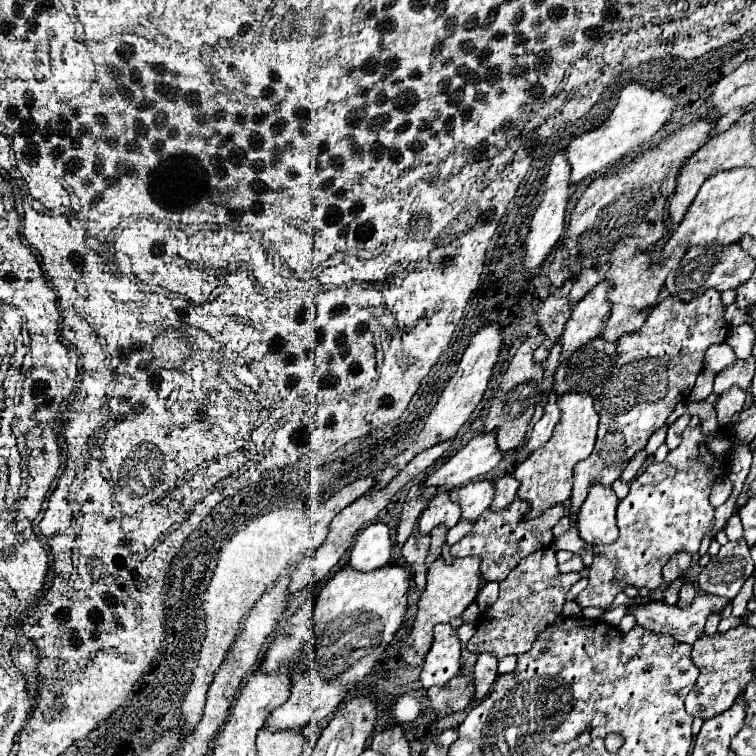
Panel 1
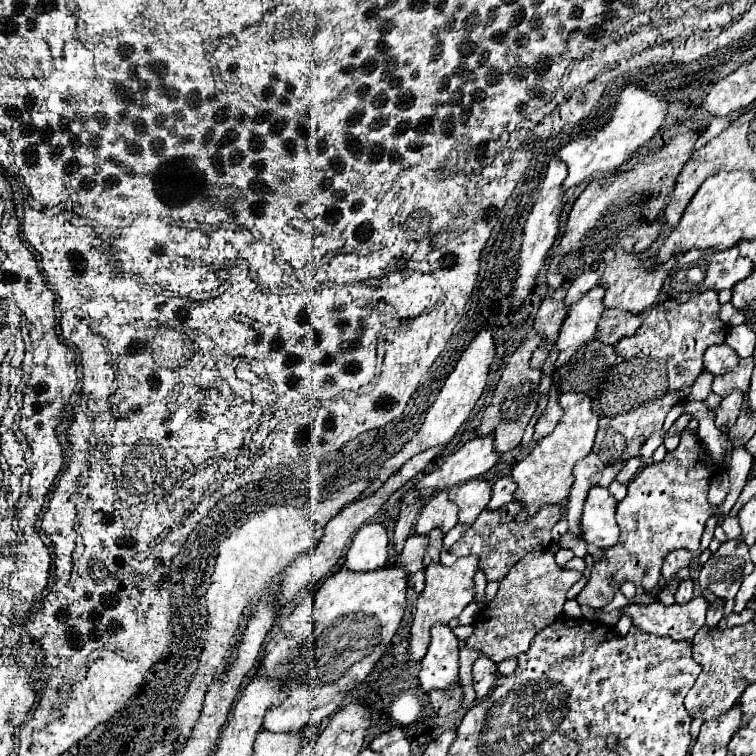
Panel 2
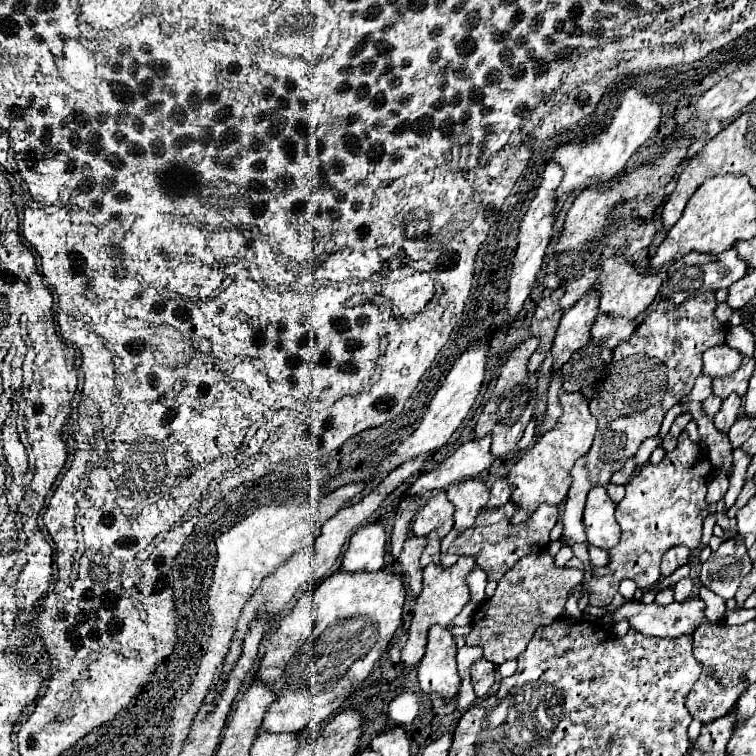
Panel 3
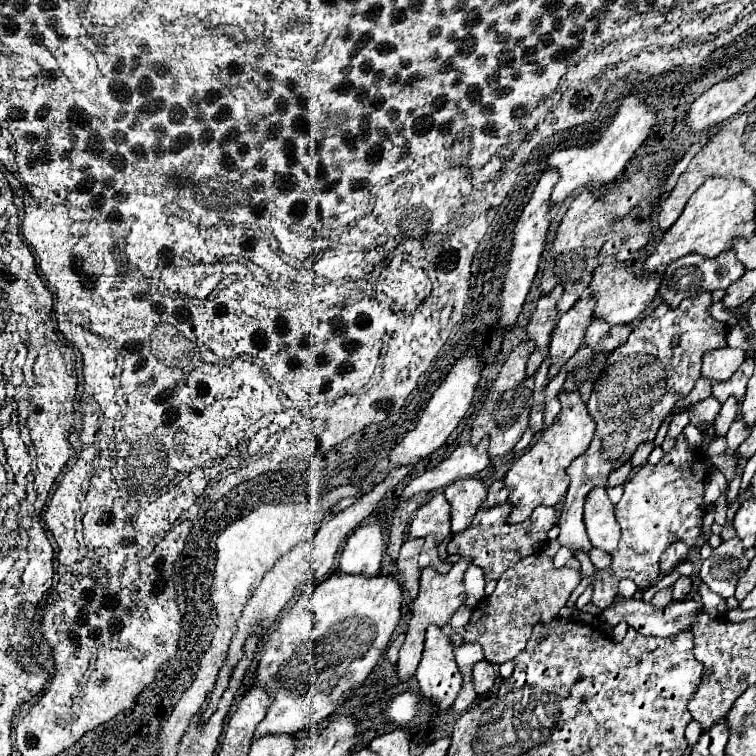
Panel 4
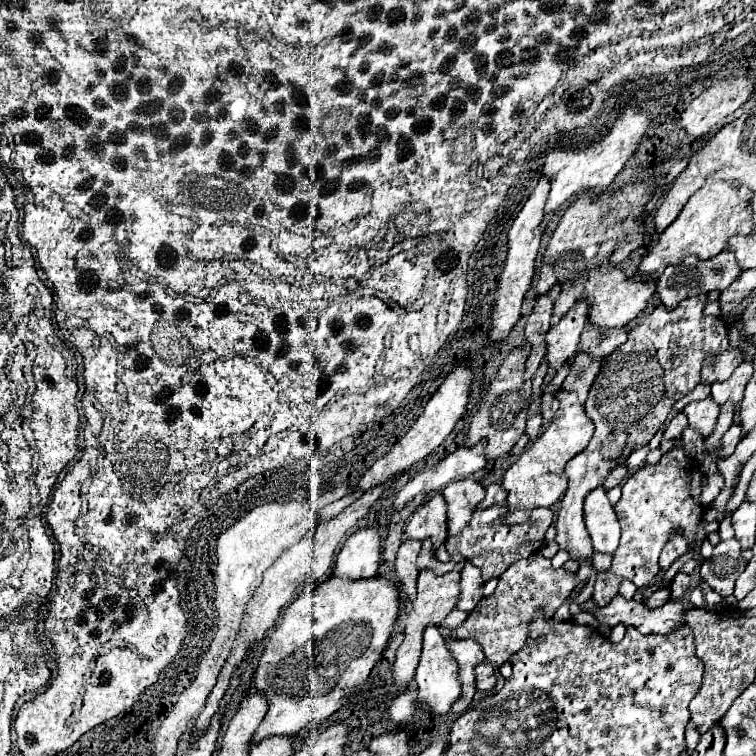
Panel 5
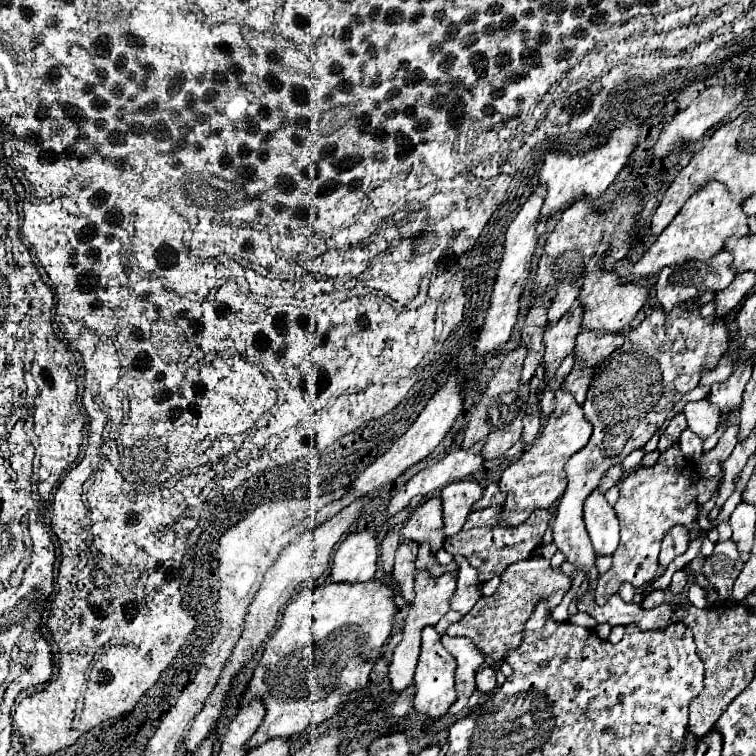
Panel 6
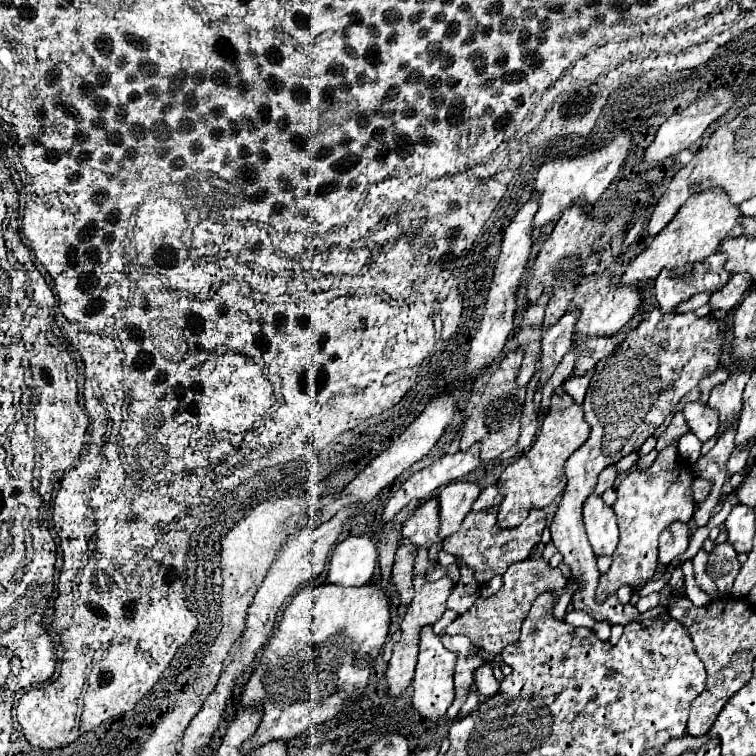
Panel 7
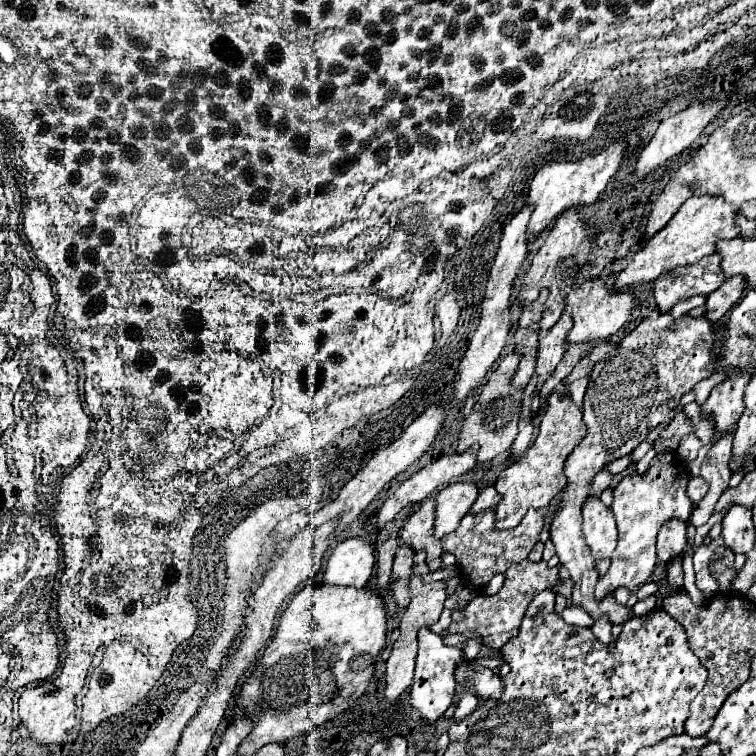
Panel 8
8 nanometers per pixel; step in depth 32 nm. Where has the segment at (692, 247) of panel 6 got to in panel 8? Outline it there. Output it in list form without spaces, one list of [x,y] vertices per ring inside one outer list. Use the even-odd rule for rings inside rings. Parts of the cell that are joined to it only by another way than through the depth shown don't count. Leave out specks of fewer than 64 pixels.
[[[694,196],[688,198],[684,206],[674,214],[674,218],[650,238],[650,242],[630,260],[628,268],[618,274],[616,288],[624,290],[636,284],[656,282],[664,270],[674,270],[680,266],[688,266],[698,262],[700,258],[716,252],[716,242],[722,238],[736,238],[740,228],[734,224],[734,216],[738,212],[722,198],[722,196]]]

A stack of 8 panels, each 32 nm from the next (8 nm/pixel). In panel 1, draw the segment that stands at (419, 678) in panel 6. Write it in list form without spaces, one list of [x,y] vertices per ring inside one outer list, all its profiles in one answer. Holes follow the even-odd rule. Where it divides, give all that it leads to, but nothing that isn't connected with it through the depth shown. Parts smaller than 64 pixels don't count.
[[[438,624],[434,628],[434,644],[426,656],[420,682],[424,688],[444,686],[460,670],[462,644],[456,628],[450,624]]]

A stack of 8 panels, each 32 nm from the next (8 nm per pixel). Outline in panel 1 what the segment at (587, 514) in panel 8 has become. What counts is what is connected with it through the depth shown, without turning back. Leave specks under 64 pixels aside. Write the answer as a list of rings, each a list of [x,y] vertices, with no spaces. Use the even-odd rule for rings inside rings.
[[[592,484],[576,516],[576,528],[586,544],[598,546],[598,544],[616,542],[618,538],[616,506],[618,506],[618,498],[612,486]]]

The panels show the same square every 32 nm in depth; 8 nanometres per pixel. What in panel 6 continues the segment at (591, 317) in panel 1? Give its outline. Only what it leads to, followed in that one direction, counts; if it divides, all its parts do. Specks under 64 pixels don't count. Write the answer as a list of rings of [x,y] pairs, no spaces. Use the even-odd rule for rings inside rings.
[[[574,304],[556,324],[550,324],[548,330],[544,332],[544,366],[546,366],[546,376],[552,376],[556,368],[562,364],[566,356],[574,352],[576,346],[576,336],[582,332],[580,330],[580,316],[584,314],[584,308],[580,304]]]

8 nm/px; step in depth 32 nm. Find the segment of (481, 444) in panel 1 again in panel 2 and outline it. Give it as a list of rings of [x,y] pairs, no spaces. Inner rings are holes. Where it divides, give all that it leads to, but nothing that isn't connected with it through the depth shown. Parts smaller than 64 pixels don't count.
[[[492,434],[478,436],[470,442],[466,442],[458,452],[446,458],[446,462],[436,468],[434,472],[426,474],[416,488],[438,488],[448,490],[456,484],[464,484],[468,480],[474,480],[496,466],[500,460],[500,454],[494,452],[494,440]]]

